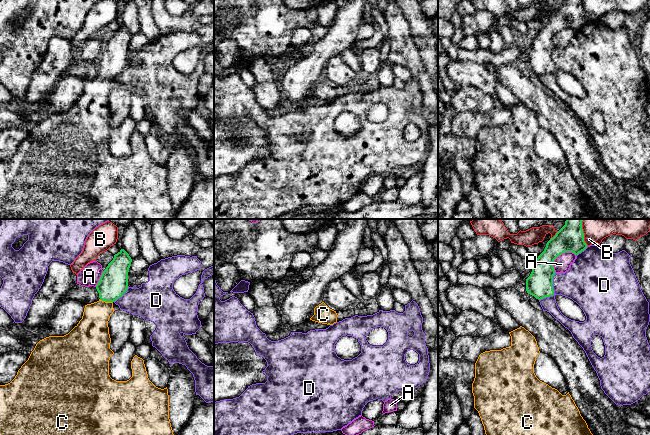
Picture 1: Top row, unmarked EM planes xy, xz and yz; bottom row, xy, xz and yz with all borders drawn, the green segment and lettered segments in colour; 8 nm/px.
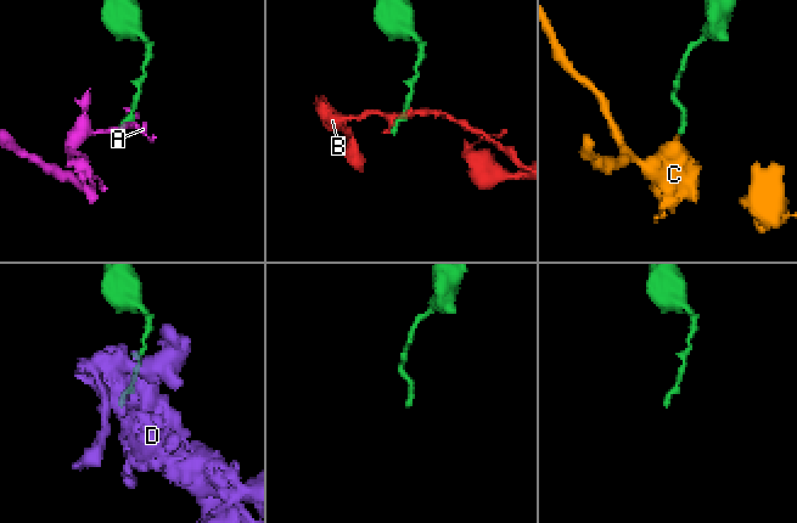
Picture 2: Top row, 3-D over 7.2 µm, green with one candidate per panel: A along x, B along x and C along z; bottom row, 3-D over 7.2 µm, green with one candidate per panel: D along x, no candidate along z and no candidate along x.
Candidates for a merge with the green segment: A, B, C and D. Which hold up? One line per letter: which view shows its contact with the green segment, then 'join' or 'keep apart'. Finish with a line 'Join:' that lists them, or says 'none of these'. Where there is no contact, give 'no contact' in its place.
A: meets green in yz; keep apart
B: meets green in yz; keep apart
C: meets green in xy; join
D: meets green in yz; keep apart
Join: C

